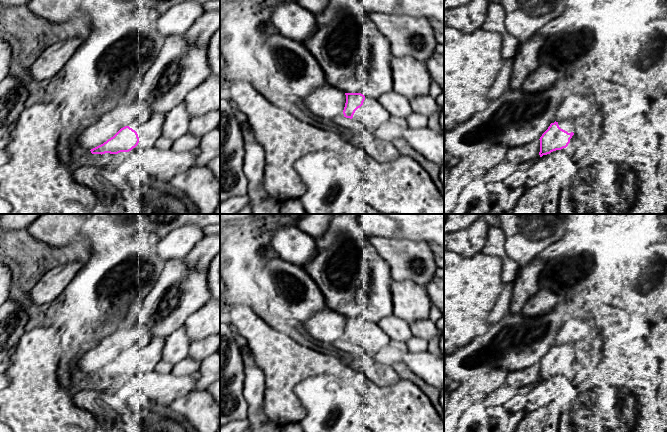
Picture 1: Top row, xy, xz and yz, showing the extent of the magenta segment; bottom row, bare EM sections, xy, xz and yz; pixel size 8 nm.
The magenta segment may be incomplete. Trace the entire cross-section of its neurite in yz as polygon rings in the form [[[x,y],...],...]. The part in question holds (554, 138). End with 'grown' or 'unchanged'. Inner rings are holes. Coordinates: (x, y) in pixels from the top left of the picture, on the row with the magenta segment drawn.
[[[570,120],[553,121],[539,139],[540,157],[563,148],[573,156],[575,152],[575,127],[576,124]]]; grown

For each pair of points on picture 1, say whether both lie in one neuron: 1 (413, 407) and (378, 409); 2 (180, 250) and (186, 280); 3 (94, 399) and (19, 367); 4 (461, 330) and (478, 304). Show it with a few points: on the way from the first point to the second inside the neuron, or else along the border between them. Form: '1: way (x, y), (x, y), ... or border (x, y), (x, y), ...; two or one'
1: way (404, 411), (387, 411); one
2: border (183, 259), (169, 259), (165, 263); two
3: border (72, 396), (72, 400), (77, 406), (90, 412); two
4: way (461, 324), (461, 321), (472, 310); one

